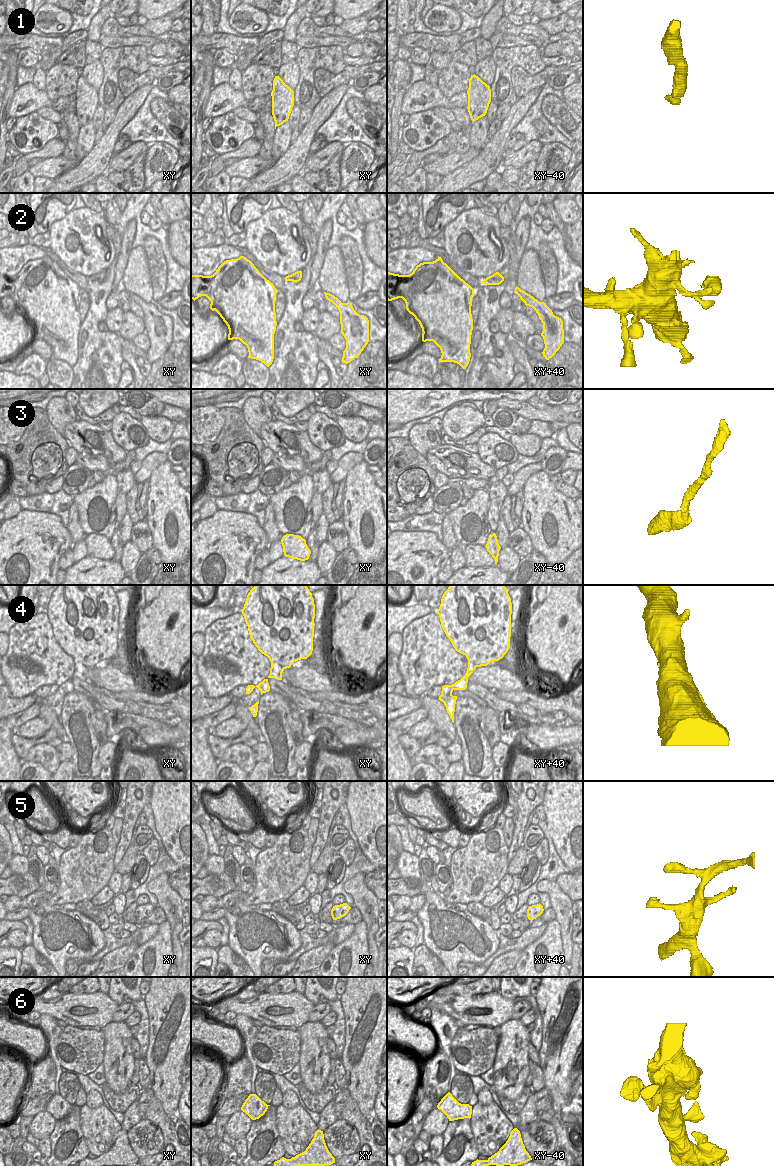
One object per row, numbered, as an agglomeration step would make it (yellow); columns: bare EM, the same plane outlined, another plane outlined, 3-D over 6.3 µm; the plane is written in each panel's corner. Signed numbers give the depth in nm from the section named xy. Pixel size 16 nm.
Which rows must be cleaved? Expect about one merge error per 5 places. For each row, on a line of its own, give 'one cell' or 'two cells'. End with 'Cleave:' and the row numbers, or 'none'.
1: two cells
2: one cell
3: two cells
4: one cell
5: one cell
6: one cell
Cleave: 1, 3

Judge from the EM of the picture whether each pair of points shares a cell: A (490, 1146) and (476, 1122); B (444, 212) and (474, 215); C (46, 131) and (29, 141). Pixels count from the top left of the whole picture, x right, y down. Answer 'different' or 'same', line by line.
A: same
B: different
C: same

